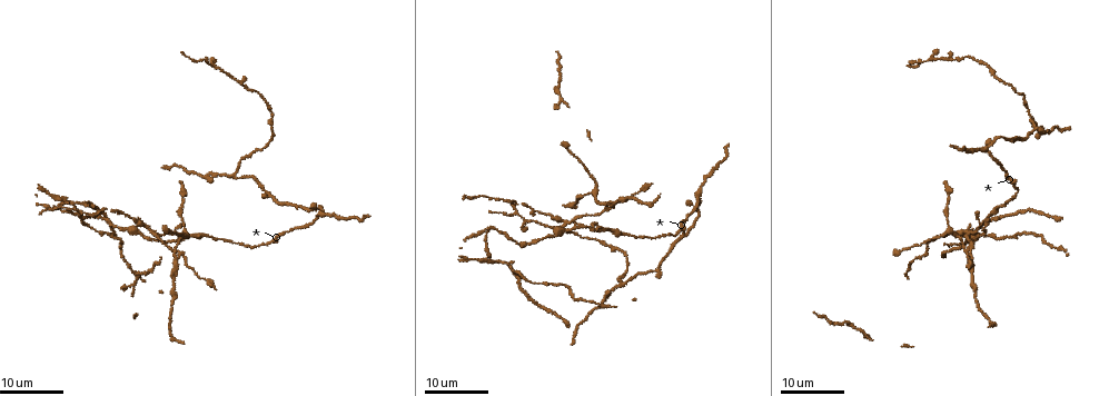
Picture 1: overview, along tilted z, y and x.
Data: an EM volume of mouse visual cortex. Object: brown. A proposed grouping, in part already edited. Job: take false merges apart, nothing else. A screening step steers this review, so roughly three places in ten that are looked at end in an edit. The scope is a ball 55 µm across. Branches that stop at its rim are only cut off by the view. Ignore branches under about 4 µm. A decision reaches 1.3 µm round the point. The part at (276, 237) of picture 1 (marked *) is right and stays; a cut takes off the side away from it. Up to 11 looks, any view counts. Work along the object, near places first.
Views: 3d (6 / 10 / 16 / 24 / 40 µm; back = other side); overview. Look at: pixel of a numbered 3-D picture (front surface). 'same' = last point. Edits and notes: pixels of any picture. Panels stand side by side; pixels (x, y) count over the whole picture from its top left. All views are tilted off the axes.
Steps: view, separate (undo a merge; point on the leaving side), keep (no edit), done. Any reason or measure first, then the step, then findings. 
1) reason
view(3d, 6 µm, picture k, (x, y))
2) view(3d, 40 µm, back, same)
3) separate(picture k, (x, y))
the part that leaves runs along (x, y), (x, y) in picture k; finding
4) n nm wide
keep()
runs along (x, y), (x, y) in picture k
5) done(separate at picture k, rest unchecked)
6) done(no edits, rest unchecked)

branch point
view(3d, 24 µm, picture 1, (234, 177))

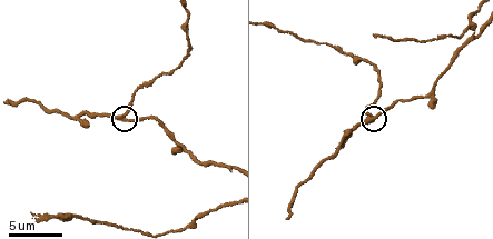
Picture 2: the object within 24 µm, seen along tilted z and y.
view(3d, 10 µm, picture 2, (370, 121))

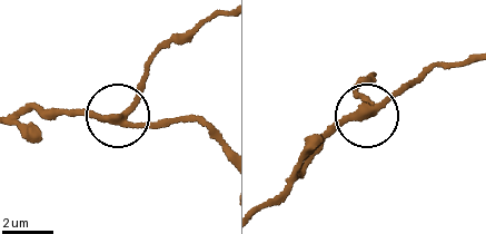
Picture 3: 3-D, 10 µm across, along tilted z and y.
keep()
runs along (221, 148), (188, 123), (146, 126), (109, 115), (46, 114) in picture 3; one cell here

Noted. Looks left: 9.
view(3d, 16 µm, picture 1, (987, 149))

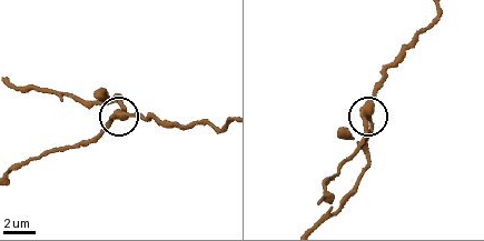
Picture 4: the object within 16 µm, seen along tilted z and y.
closer look
view(3d, 10 µm, picture 4, (370, 118))

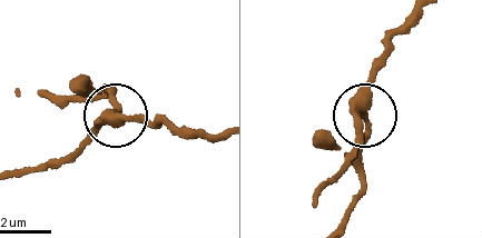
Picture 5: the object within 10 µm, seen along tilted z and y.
320 nm wide
keep()
runs along (318, 191), (356, 139), (383, 60) in picture 5; all the same cell

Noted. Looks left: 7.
arms part here
view(3d, 16 µm, picture 2, (33, 216))

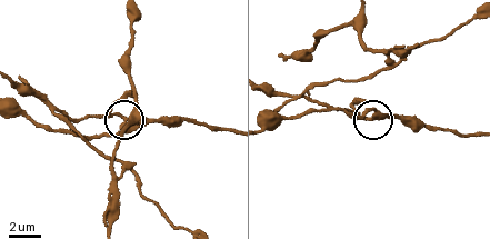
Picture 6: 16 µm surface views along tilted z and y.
zoom in
view(3d, 6 µm, picture 6, (121, 119))

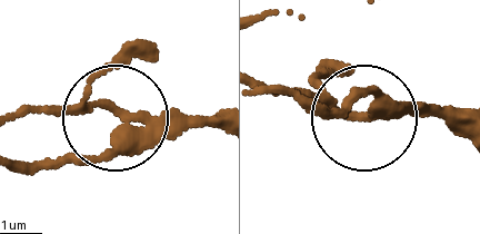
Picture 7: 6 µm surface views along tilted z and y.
260 nm wide
separate(picture 7, (106, 148))
the part that leaves runs along (150, 132), (46, 163), (11, 161) in picture 7; two cells meet here

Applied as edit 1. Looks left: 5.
view(overview)

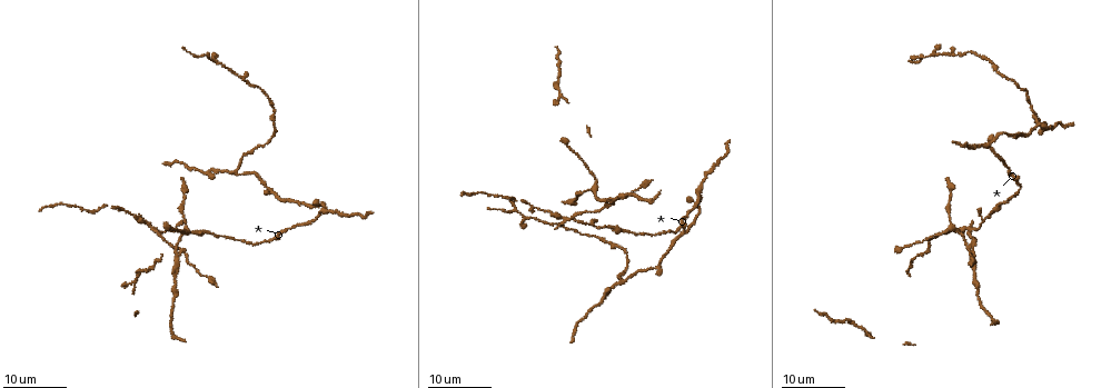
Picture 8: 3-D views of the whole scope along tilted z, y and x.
a fork
view(3d, 24 µm, picture 8, (150, 228))

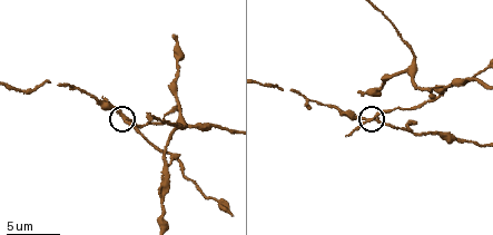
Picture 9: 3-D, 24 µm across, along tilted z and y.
zoom in
view(3d, 10 µm, picture 9, (122, 119))

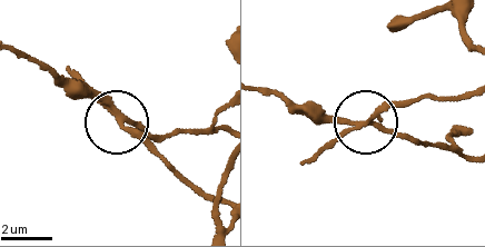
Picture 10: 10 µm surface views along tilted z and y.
from behind
view(3d, 10 µm, back, picture 10, (121, 116))

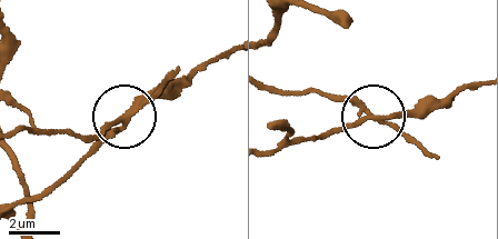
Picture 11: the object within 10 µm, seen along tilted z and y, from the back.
3 arms
separate(picture 11, (342, 97))
the part that leaves runs along (374, 118), (316, 93), (270, 90) in picture 11; two cells meet here

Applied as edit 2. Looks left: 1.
done(separate at picture 7, separate at picture 11, rest unchecked)

